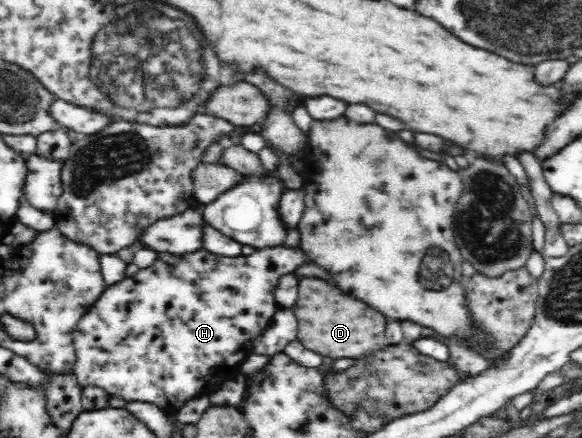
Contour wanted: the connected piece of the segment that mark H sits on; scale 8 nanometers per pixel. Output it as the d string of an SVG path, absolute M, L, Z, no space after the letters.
M282 244L259 250L256 249L249 256L240 254L239 256L226 257L210 253L204 249L184 255L158 252L153 266L144 269L139 268L134 273L134 276L125 277L120 283L114 283L110 287L107 286L106 290L100 295L93 306L85 313L82 313L82 317L73 332L73 346L76 353L73 373L76 375L77 382L82 388L90 386L100 387L106 393L110 394L110 397L122 398L126 402L141 401L154 403L160 409L172 413L172 416L176 415L177 411L188 400L208 394L204 389L198 389L198 381L202 381L204 377L208 377L214 367L236 368L242 365L243 359L246 359L246 356L252 353L252 343L264 333L273 315L280 308L275 299L275 290L280 277L286 274L294 274L298 268L310 262L309 257L303 253L300 247L286 247Z

